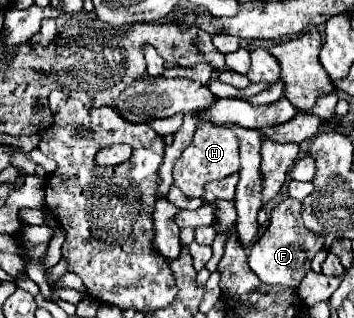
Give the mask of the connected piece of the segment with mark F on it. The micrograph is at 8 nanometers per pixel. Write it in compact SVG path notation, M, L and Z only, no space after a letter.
M286 198L270 214L270 224L266 232L252 244L248 254L248 266L264 284L280 284L298 288L300 280L310 270L310 262L318 250L324 248L324 240L316 232L308 230L302 222L302 204L300 200Z

